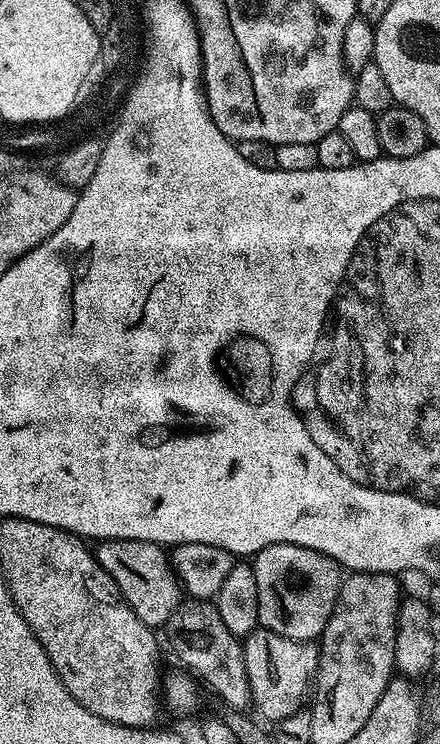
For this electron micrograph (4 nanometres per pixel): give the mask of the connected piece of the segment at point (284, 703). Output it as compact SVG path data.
M257 626L249 636L243 637L244 666L248 679L250 704L256 707L257 717L275 722L290 718L301 711L304 691L309 691L310 681L316 675L316 662L320 658L319 647L312 642L282 638L268 628Z

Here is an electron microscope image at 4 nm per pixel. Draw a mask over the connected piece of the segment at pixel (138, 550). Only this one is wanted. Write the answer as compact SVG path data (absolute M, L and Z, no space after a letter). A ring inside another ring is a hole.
M101 540L95 545L96 560L117 584L122 598L129 604L130 610L141 622L153 630L167 624L170 614L182 602L182 589L172 568L169 553L159 544L147 544L145 540Z

